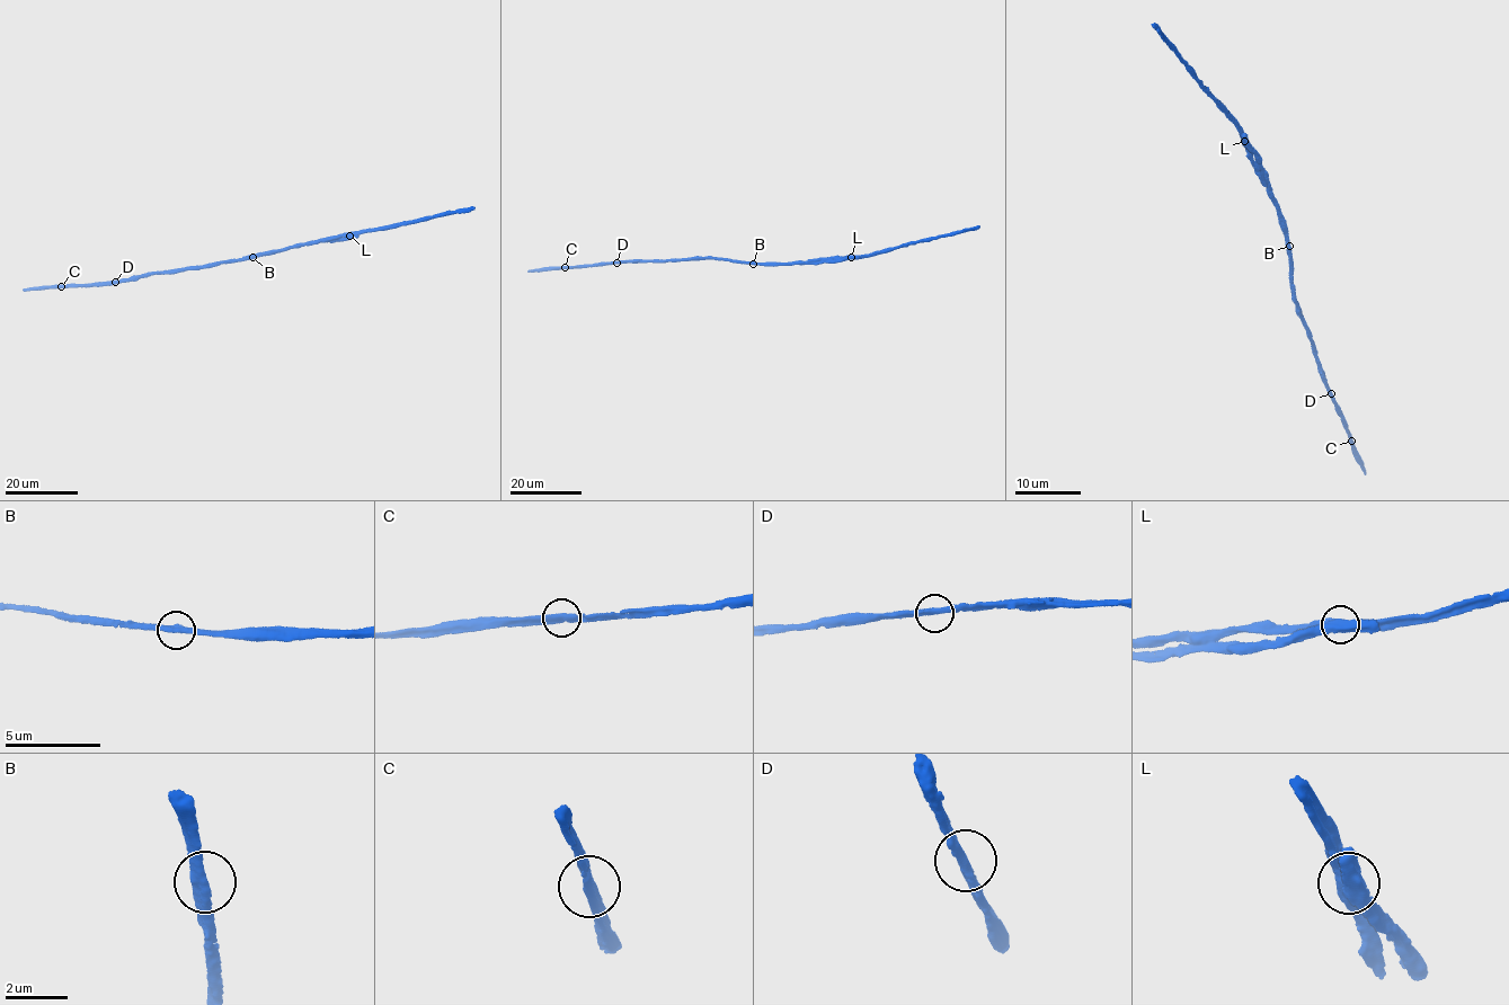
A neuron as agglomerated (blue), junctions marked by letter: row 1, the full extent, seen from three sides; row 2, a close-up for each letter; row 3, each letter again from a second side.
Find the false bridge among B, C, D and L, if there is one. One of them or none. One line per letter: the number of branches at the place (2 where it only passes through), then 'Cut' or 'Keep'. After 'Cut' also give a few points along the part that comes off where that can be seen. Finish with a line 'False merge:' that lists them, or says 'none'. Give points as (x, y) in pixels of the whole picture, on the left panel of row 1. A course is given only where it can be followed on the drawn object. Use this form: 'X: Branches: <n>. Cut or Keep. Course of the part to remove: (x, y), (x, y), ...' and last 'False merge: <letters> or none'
B: Branches: 2. Keep
C: Branches: 2. Keep
D: Branches: 2. Keep
L: Branches: 3. Cut. Course of the part to remove: (349, 236), (475, 207)
False merge: L

